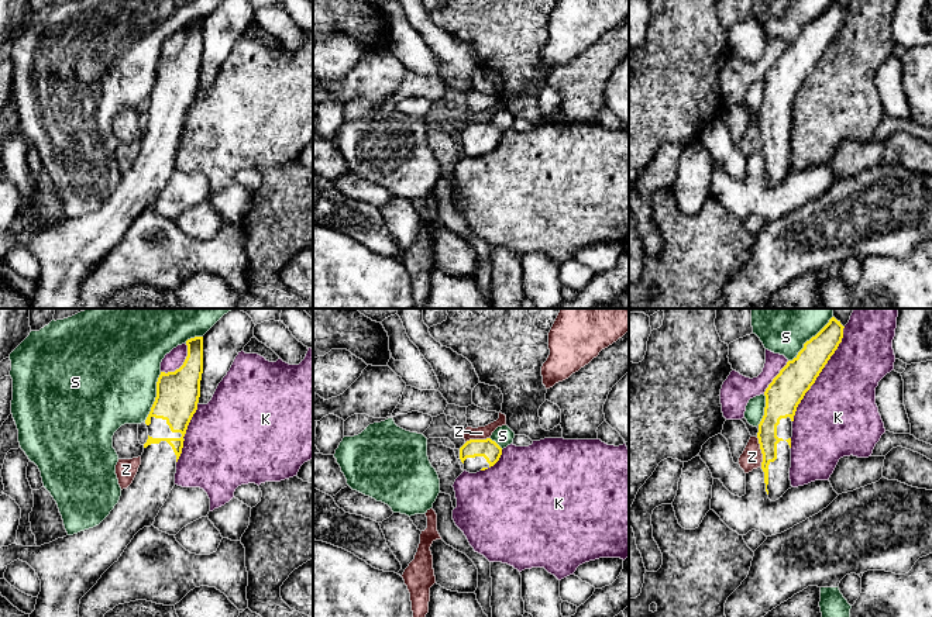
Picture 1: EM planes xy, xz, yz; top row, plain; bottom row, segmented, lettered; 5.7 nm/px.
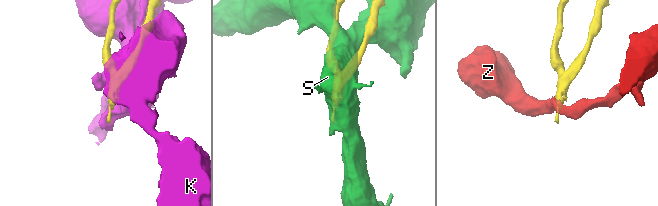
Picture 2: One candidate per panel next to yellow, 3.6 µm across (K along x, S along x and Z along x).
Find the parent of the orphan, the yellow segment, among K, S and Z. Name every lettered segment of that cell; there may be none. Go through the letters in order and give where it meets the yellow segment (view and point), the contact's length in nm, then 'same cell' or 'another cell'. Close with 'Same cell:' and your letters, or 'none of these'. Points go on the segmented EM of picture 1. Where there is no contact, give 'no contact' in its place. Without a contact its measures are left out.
K: yz (818, 375) | 600 nm | another cell
S: yz (811, 338) | 360 nm | another cell
Z: yz (762, 452) | 180 nm | another cell
Same cell: none of these

